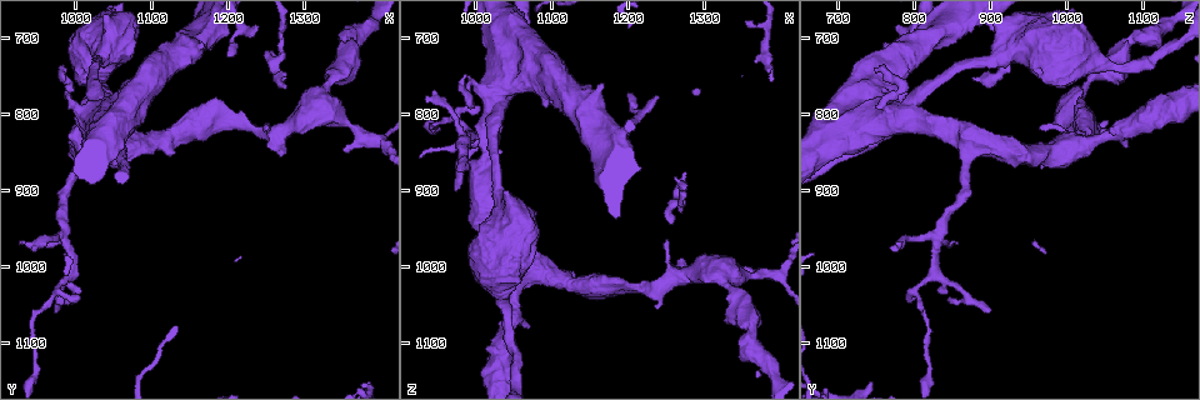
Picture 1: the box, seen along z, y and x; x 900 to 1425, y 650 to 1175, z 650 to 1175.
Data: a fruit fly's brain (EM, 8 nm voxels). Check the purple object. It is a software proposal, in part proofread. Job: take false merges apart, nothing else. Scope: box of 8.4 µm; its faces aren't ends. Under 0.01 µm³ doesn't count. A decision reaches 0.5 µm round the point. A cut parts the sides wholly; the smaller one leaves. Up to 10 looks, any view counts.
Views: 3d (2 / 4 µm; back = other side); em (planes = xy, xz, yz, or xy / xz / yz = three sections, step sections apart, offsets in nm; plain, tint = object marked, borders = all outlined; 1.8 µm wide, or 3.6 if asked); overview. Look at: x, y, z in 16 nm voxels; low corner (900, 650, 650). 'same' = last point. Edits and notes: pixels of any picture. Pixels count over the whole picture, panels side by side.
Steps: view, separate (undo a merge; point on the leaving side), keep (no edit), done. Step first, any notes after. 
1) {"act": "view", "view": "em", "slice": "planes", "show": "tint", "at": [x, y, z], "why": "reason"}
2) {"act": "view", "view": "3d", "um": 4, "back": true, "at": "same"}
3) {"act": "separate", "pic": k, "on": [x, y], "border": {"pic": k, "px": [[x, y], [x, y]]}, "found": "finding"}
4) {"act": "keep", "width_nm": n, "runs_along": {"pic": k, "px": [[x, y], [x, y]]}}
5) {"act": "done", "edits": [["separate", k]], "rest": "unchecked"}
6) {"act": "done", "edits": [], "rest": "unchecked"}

{"act": "view", "view": "em", "um": 3.6, "slice": "planes", "show": "tint", "at": [1025, 795, 795], "why": "four-way junction"}

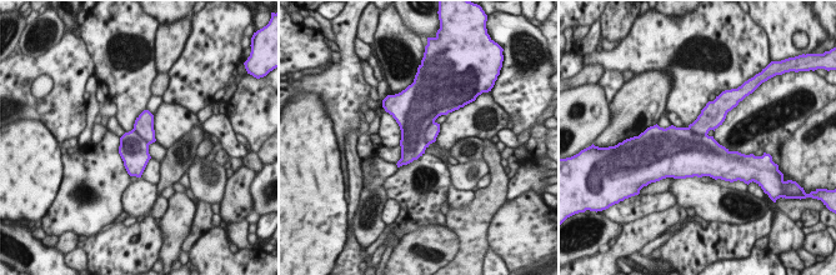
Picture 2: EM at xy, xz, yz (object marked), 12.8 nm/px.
{"act": "separate", "pic": 2, "on": [432, 130], "found": "a second neuron is stuck on"}

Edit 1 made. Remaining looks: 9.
{"act": "view", "view": "overview", "why": "redraw"}

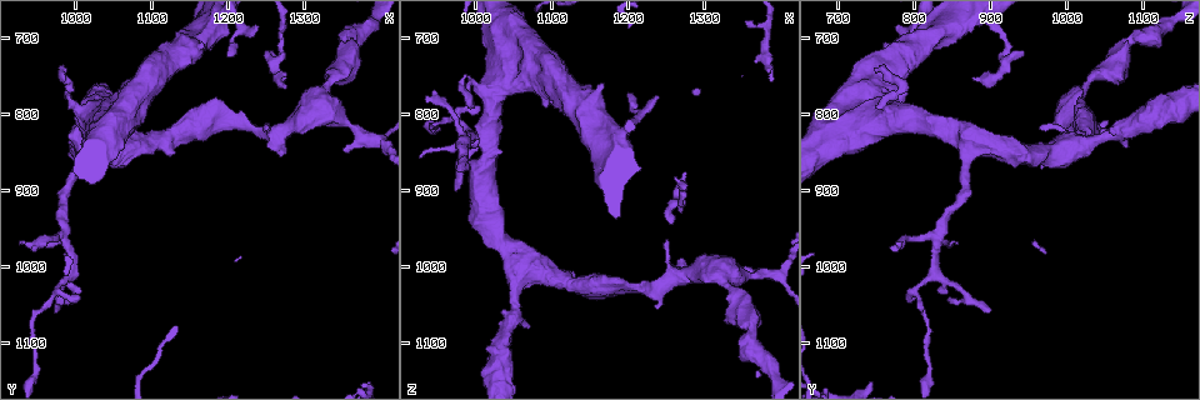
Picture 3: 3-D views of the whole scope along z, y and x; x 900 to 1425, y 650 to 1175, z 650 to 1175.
{"act": "view", "view": "em", "slice": "planes", "show": "plain", "at": [1265, 830, 1015], "why": "a fork"}

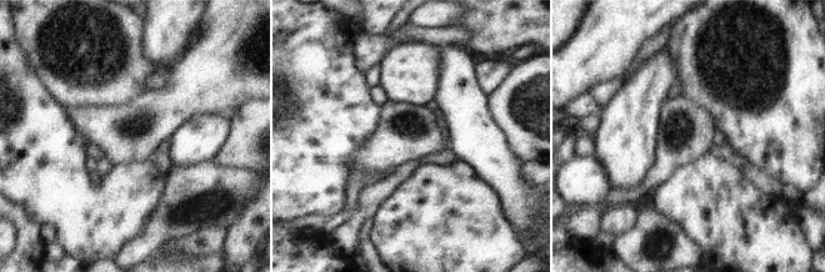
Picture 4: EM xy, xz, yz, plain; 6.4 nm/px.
{"act": "view", "view": "em", "slice": "planes", "show": "borders", "at": "same", "why": "what lies round it"}

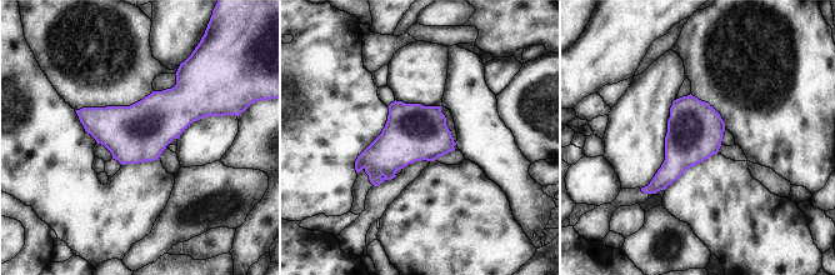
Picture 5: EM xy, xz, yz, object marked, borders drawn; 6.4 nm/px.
{"act": "keep", "found": "one neuron here"}

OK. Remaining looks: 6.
{"act": "view", "view": "em", "slice": "xz", "step": 16, "show": "tint", "at": [1395, 835, 1015], "why": "three arms meet"}

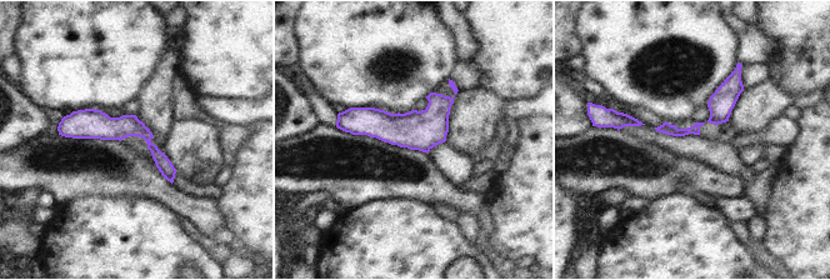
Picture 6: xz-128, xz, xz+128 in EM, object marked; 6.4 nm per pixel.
{"act": "keep", "runs_along": {"pic": 6, "px": [[63, 126], [138, 128], [171, 175]]}, "found": "all the same neuron"}

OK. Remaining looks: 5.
{"act": "view", "view": "em", "slice": "planes", "show": "tint", "at": [995, 1010, 825], "why": "three-way junction"}

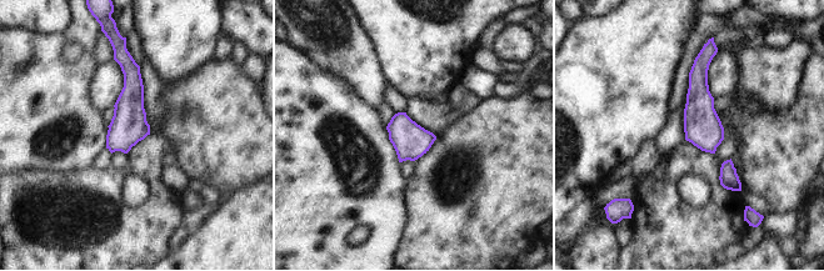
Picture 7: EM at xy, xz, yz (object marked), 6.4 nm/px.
{"act": "keep", "width_nm": 220, "found": "one neuron here"}

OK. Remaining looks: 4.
{"act": "done", "edits": [["separate", 2]], "rest": "unchecked"}

